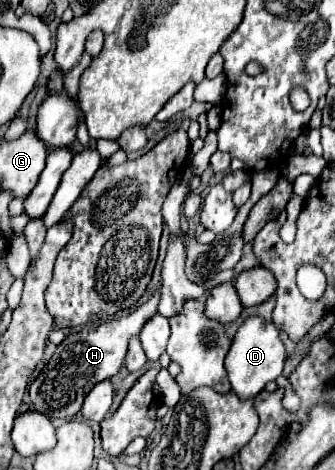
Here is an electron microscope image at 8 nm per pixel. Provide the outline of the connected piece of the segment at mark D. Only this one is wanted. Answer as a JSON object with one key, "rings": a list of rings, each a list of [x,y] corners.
{"rings":[[[262,317],[246,319],[244,325],[234,335],[232,347],[226,355],[226,371],[232,383],[232,391],[244,401],[256,397],[266,387],[266,383],[282,375],[284,359],[286,351],[280,341],[280,331],[276,331],[276,327],[272,327],[272,323],[266,323]]]}

